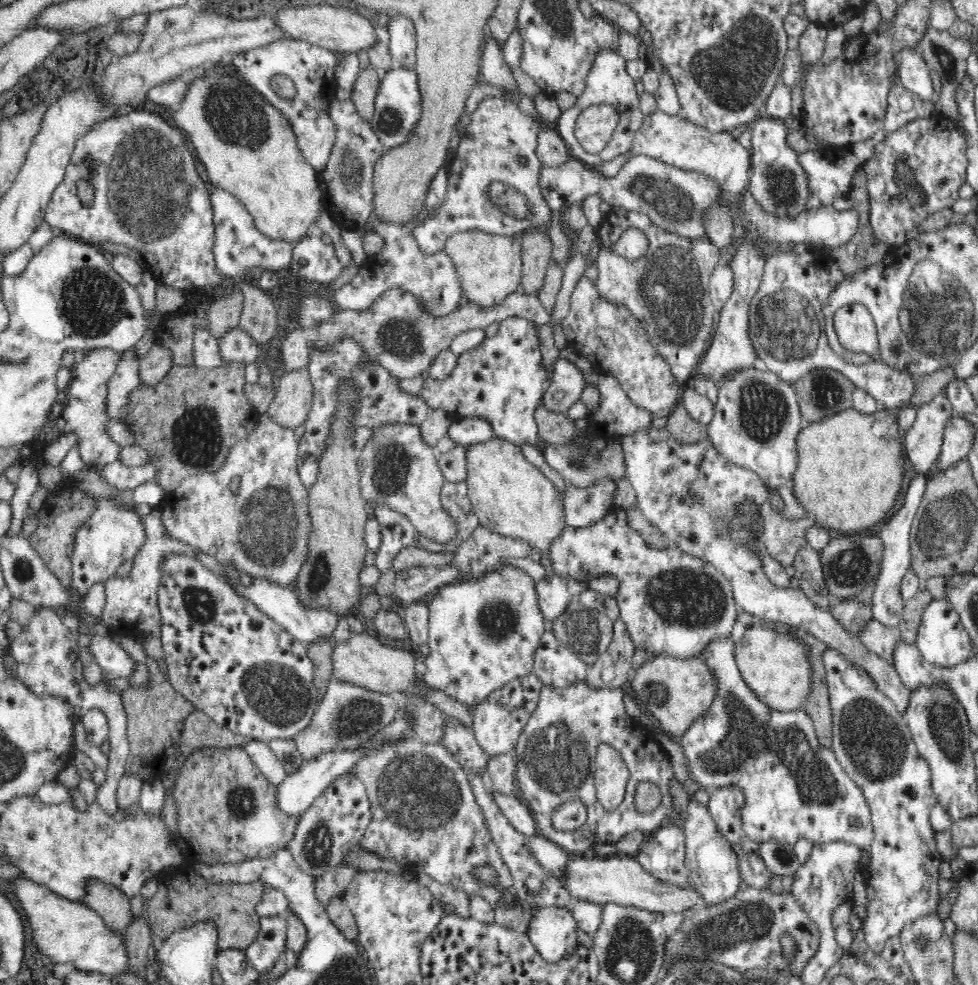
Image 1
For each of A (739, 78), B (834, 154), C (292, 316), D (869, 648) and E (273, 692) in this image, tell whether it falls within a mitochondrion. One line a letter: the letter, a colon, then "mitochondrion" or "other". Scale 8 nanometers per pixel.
A: mitochondrion
B: other
C: other
D: other
E: mitochondrion

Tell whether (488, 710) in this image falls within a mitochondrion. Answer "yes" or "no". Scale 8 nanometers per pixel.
no

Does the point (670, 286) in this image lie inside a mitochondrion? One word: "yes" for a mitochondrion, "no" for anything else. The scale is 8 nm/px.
yes

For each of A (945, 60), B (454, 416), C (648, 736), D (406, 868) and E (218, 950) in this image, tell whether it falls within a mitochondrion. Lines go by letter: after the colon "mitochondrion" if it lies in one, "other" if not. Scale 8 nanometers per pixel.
A: mitochondrion
B: other
C: other
D: other
E: other

